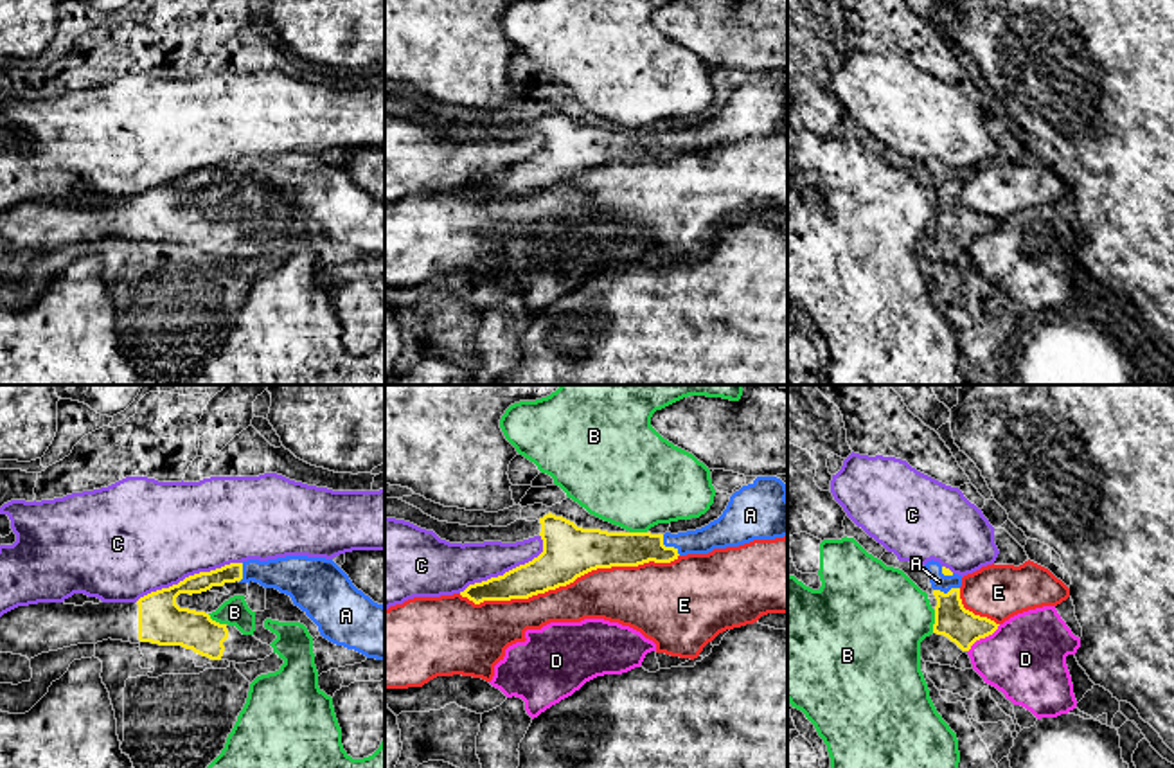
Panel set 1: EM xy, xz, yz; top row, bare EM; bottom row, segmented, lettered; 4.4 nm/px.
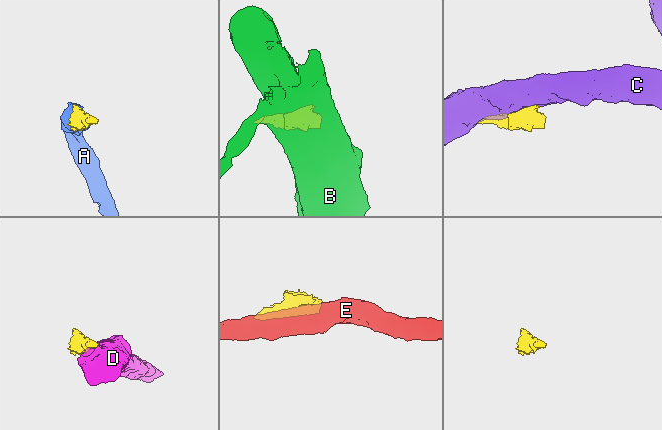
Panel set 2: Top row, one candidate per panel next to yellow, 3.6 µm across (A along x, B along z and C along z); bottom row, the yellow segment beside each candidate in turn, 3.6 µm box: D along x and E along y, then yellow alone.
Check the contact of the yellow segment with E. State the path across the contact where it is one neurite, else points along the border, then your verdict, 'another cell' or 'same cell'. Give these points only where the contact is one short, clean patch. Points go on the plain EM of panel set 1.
another cell

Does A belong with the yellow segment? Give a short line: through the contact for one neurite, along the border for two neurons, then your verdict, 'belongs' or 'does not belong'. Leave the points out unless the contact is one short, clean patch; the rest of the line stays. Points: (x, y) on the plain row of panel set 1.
line xz (612, 146), (667, 144), (702, 139), (721, 130); belongs

